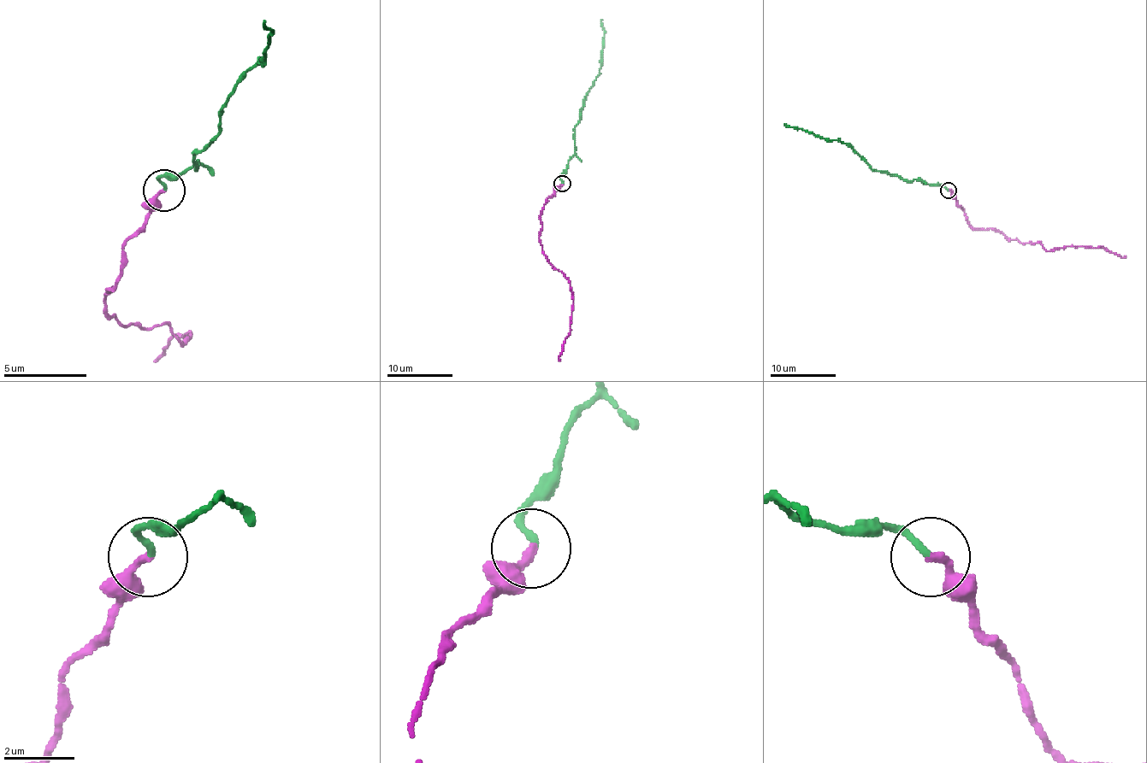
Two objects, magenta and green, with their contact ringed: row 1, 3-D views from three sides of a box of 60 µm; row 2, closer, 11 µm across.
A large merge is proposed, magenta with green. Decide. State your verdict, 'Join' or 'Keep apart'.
Join

